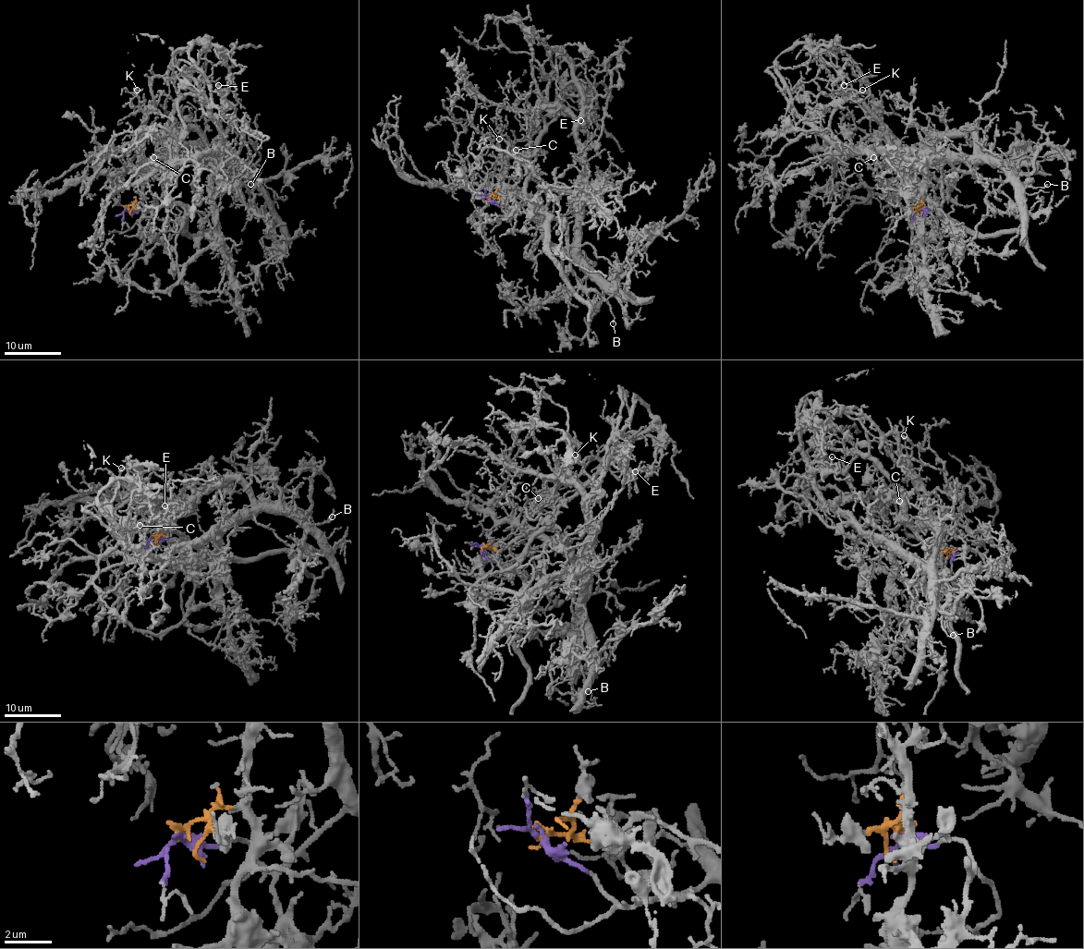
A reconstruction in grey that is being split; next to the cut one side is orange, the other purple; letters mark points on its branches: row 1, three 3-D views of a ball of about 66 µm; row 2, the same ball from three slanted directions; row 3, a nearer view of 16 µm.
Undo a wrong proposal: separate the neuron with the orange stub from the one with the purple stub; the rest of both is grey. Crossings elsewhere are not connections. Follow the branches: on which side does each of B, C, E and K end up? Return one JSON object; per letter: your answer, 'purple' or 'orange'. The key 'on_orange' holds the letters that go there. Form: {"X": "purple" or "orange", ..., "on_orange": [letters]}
{"B": "purple", "C": "orange", "E": "orange", "K": "orange", "on_orange": ["C", "E", "K"]}

